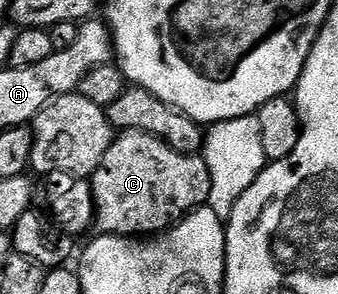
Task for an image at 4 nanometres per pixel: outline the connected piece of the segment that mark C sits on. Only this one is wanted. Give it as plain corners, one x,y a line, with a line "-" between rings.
124,130
114,135
109,152
105,152
105,156
101,160
101,164
96,168
95,173
89,179
91,183
91,191
95,197
95,221
94,229
100,235
114,234
117,238
134,238
136,236
154,236
162,234
163,231
171,229
177,223
187,217
192,210
199,209
200,206
207,205
209,200
209,188
211,187
211,177
209,176
209,168
207,162
199,154
182,154
177,152
169,144
165,144
162,138
153,136
149,132
141,132
140,130

